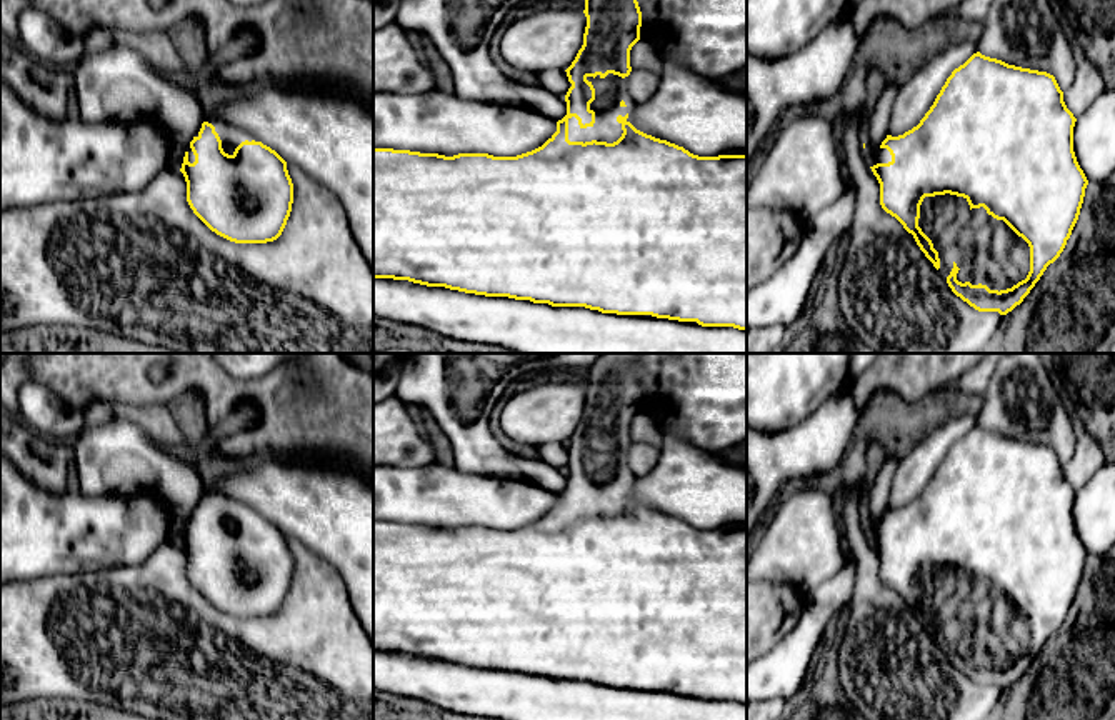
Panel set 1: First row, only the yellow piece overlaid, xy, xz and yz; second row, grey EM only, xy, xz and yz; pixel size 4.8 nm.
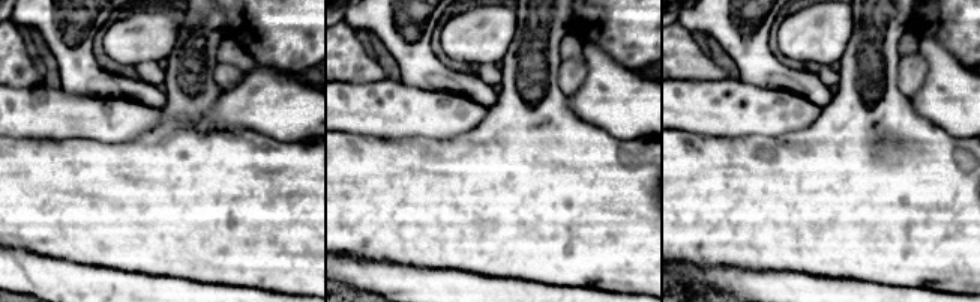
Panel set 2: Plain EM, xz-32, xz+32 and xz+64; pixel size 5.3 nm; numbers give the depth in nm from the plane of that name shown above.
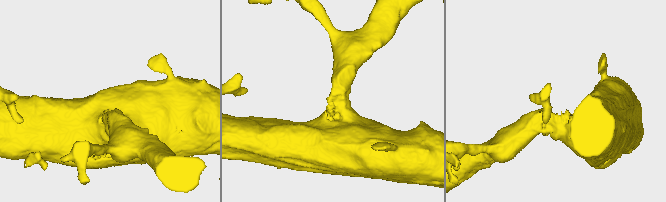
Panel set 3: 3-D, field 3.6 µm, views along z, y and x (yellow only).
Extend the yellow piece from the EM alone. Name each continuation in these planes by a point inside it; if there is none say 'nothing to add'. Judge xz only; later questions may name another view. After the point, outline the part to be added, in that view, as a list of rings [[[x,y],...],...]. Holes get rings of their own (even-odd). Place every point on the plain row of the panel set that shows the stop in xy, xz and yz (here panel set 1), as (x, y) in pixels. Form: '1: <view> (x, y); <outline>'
1: xz (605, 502); [[[608,447],[603,453],[600,470],[590,477],[590,483],[595,485],[595,497],[582,502],[575,490],[568,492],[568,513],[570,515],[617,515],[623,503],[617,490],[628,490],[627,495],[633,493],[633,483],[637,477],[627,463],[627,450]]]

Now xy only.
1: xy (230, 509); [[[210,490],[210,492],[203,493],[203,495],[208,495],[208,497],[212,497],[215,500],[215,505],[218,507],[218,510],[222,513],[222,522],[228,528],[233,528],[235,522],[242,515],[245,515],[245,513],[248,513],[248,515],[252,515],[252,513],[260,515],[252,507],[248,507],[248,505],[245,505],[245,503],[235,500],[235,498],[230,498],[230,497],[227,497],[223,493]]]

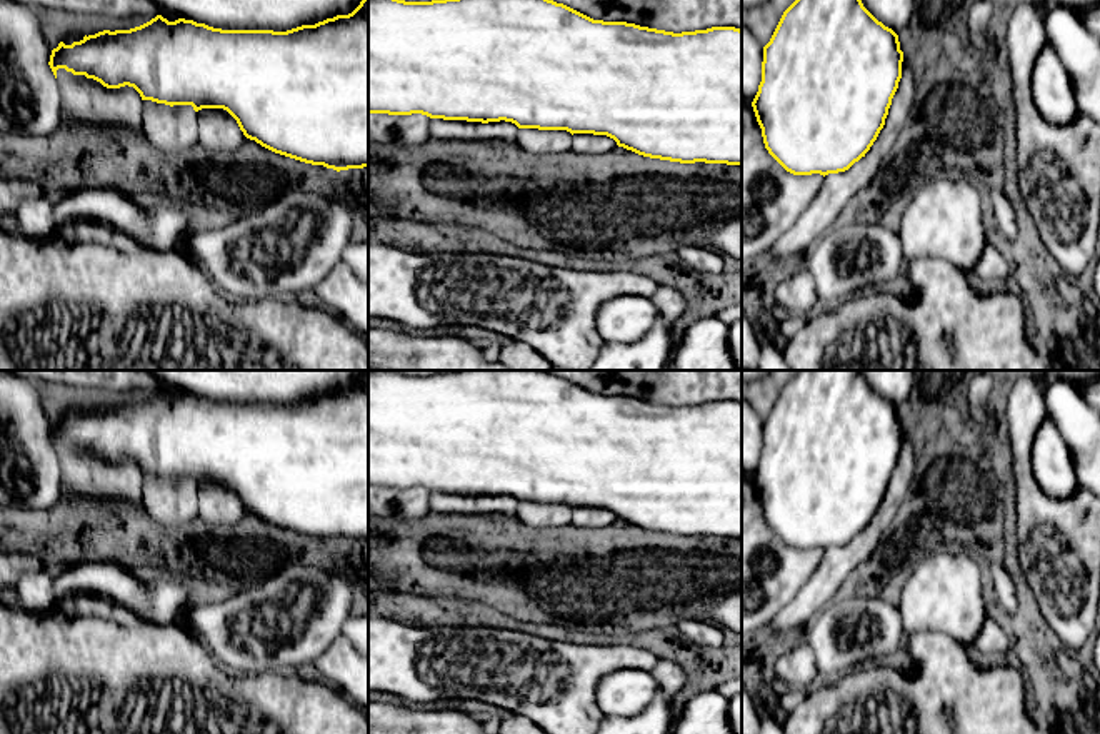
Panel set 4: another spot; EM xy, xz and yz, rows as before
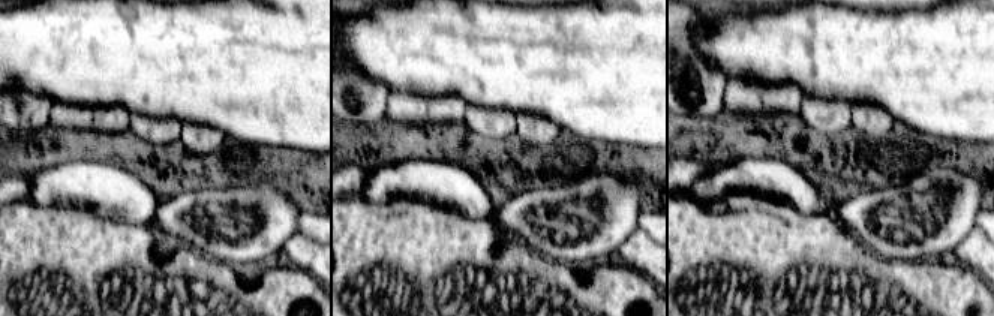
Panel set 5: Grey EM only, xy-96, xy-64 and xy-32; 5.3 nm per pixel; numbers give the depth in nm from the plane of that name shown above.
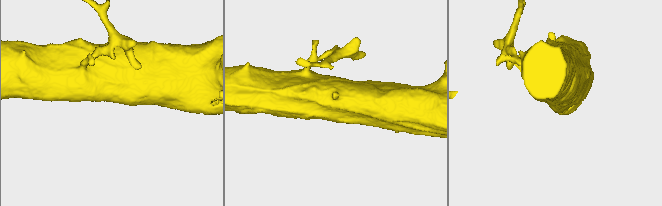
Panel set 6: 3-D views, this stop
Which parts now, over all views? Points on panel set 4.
nothing to add

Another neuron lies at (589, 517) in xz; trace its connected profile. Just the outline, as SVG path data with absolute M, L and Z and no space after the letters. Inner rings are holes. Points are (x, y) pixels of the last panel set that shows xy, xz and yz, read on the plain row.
M573 507L572 524L575 527L600 529L613 524L617 515L607 509Z

